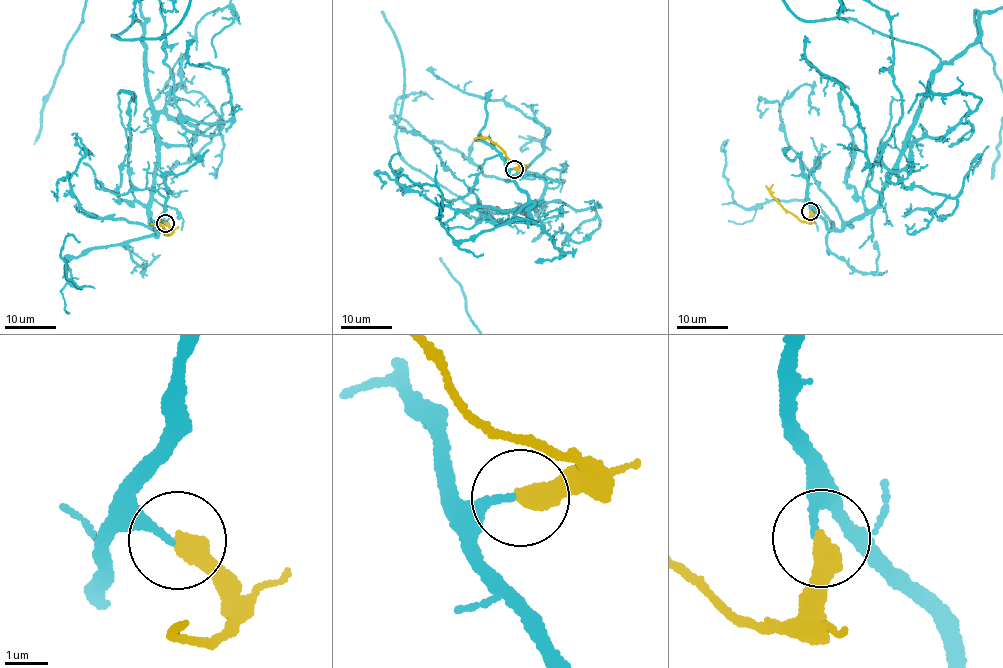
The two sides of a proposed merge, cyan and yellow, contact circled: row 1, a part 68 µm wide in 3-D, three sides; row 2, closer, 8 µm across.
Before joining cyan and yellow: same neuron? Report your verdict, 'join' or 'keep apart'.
join

